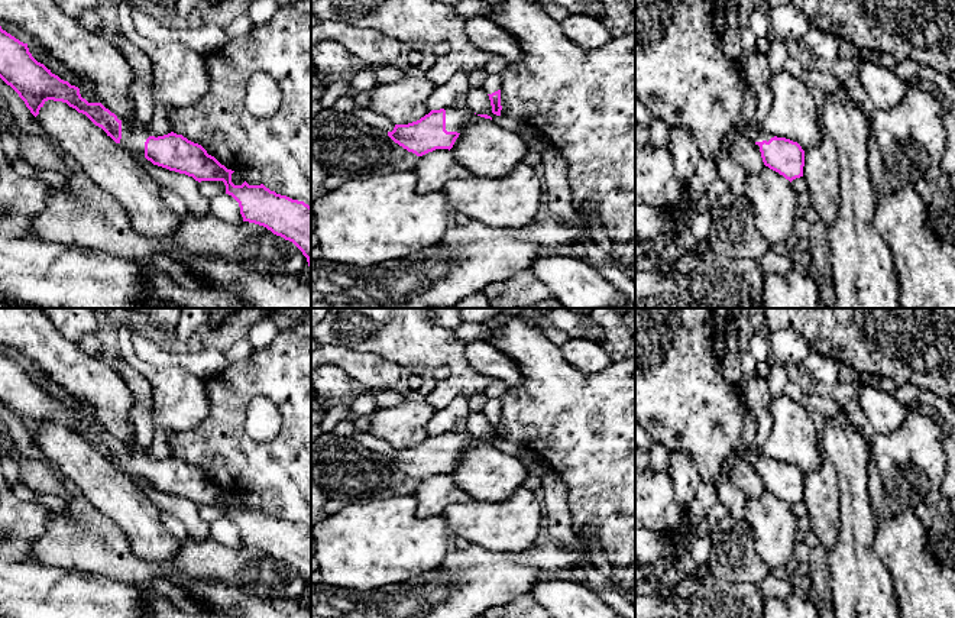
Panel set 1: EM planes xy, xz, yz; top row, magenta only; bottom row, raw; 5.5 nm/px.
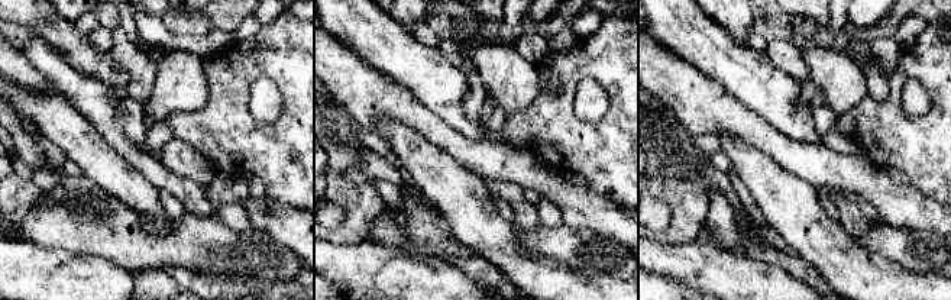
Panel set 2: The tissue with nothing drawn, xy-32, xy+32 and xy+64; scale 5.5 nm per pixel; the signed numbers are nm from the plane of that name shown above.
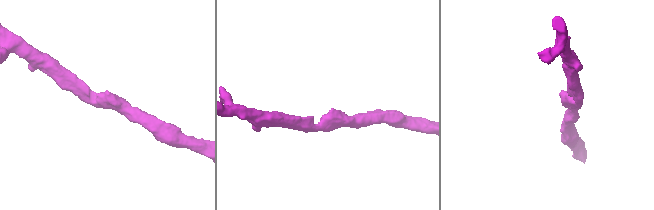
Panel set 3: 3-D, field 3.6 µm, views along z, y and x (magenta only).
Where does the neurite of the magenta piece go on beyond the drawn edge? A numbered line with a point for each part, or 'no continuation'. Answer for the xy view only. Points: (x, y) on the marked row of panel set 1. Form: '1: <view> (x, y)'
1: xy (132, 139)

